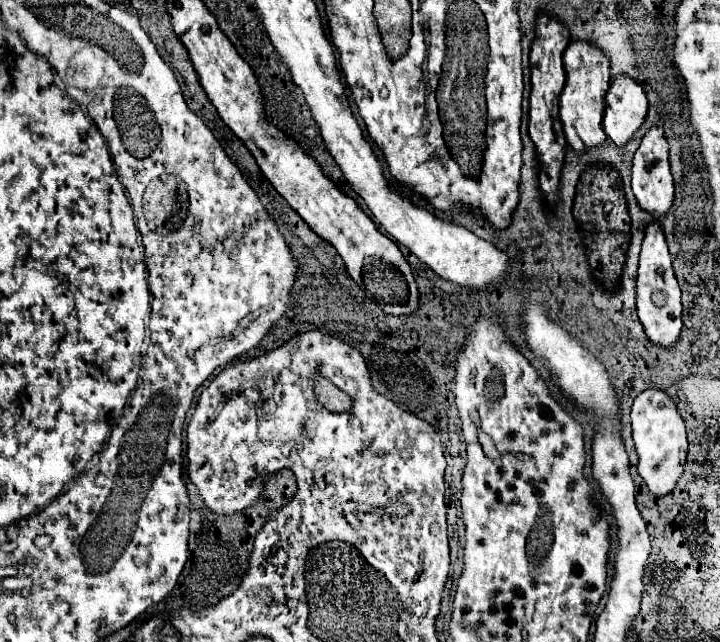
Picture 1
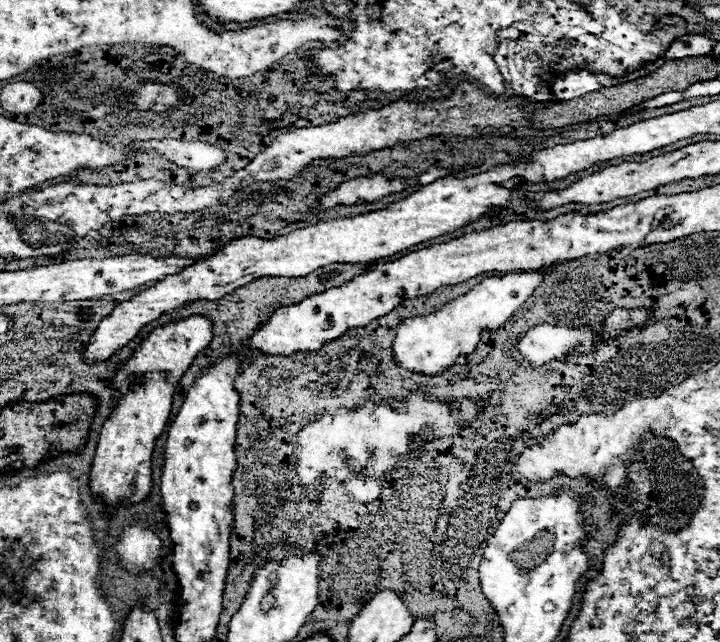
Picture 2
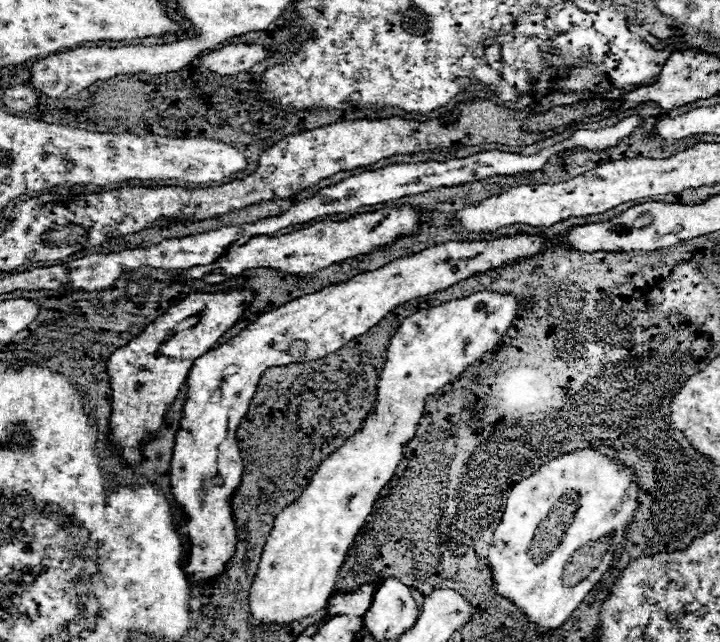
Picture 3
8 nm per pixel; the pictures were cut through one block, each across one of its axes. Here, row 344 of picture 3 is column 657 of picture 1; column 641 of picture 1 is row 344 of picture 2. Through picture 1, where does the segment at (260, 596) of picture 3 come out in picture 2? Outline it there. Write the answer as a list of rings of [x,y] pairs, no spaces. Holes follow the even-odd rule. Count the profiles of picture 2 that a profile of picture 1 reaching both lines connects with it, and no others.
[[[554,264],[550,268],[486,276],[468,294],[452,300],[446,308],[442,308],[426,318],[406,320],[404,324],[398,326],[396,338],[394,338],[396,362],[414,372],[424,372],[424,374],[442,372],[446,366],[454,364],[454,360],[460,354],[472,352],[476,348],[482,328],[492,328],[492,330],[500,328],[542,284],[544,272],[552,270],[552,268],[554,268]]]

